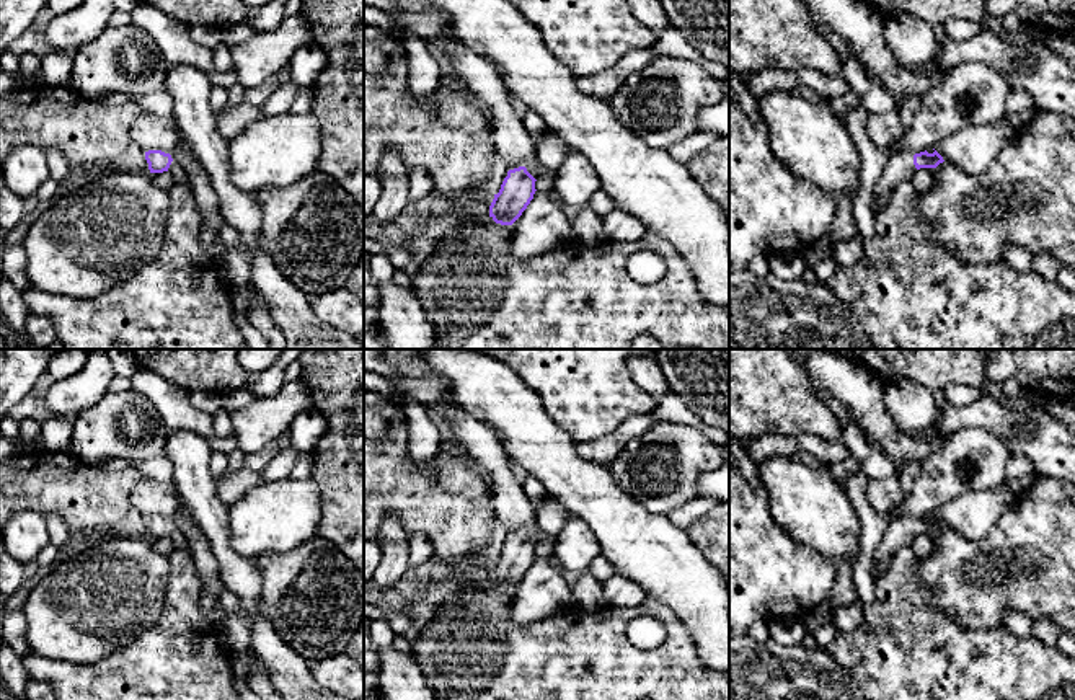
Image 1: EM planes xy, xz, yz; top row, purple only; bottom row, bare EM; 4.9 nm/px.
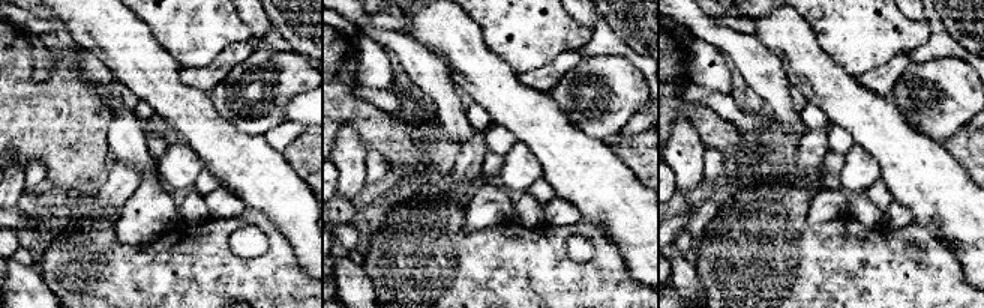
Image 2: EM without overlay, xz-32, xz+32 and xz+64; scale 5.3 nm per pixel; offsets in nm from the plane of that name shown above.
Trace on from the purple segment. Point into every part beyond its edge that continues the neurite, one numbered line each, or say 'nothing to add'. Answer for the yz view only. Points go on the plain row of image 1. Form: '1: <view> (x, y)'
1: yz (899, 532)

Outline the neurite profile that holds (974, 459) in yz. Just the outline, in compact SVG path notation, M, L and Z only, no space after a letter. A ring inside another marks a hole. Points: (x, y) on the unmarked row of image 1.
M962 429L927 460L910 494L886 519L920 519L964 493L993 490L1005 483L1010 459L1008 445L990 431Z

